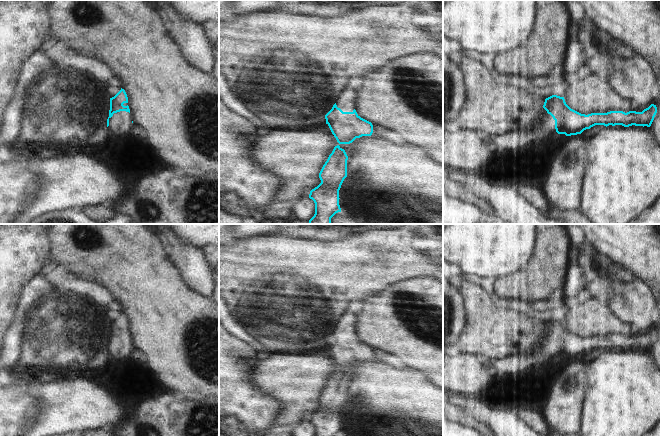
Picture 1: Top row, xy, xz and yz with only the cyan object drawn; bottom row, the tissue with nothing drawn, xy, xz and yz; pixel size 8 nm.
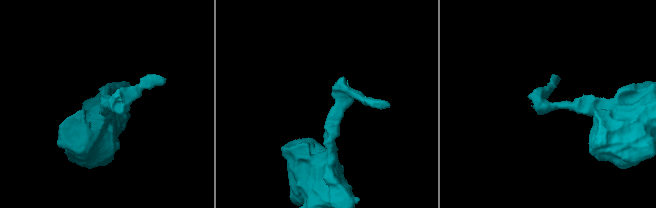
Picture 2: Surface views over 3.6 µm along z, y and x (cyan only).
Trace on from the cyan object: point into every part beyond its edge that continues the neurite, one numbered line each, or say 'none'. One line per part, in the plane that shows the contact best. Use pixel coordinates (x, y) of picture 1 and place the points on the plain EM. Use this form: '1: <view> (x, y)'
1: xy (122, 376)

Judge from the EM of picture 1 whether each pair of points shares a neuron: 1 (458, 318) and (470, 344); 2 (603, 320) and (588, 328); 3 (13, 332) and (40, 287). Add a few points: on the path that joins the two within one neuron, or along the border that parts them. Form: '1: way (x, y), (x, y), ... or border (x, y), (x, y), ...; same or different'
1: border (463, 306), (465, 311), (464, 331), (455, 344); different
2: way (599, 321), (595, 321), (592, 324); same
3: way (19, 321), (21, 309), (29, 298); same

